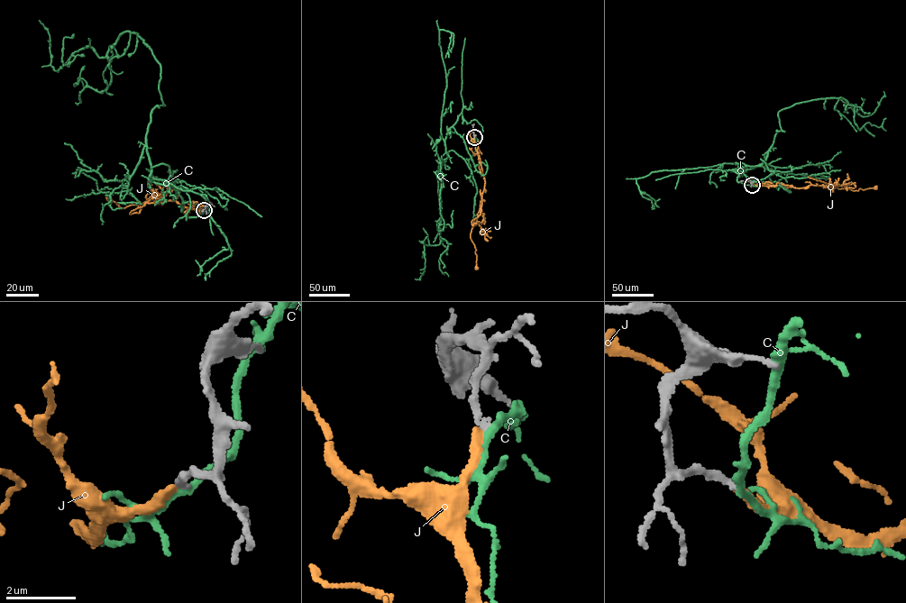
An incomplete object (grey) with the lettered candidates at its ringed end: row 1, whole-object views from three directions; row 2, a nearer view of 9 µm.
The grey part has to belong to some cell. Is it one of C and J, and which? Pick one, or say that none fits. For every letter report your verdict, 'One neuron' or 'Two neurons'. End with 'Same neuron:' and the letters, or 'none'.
C: Two neurons
J: One neuron
Same neuron: J

